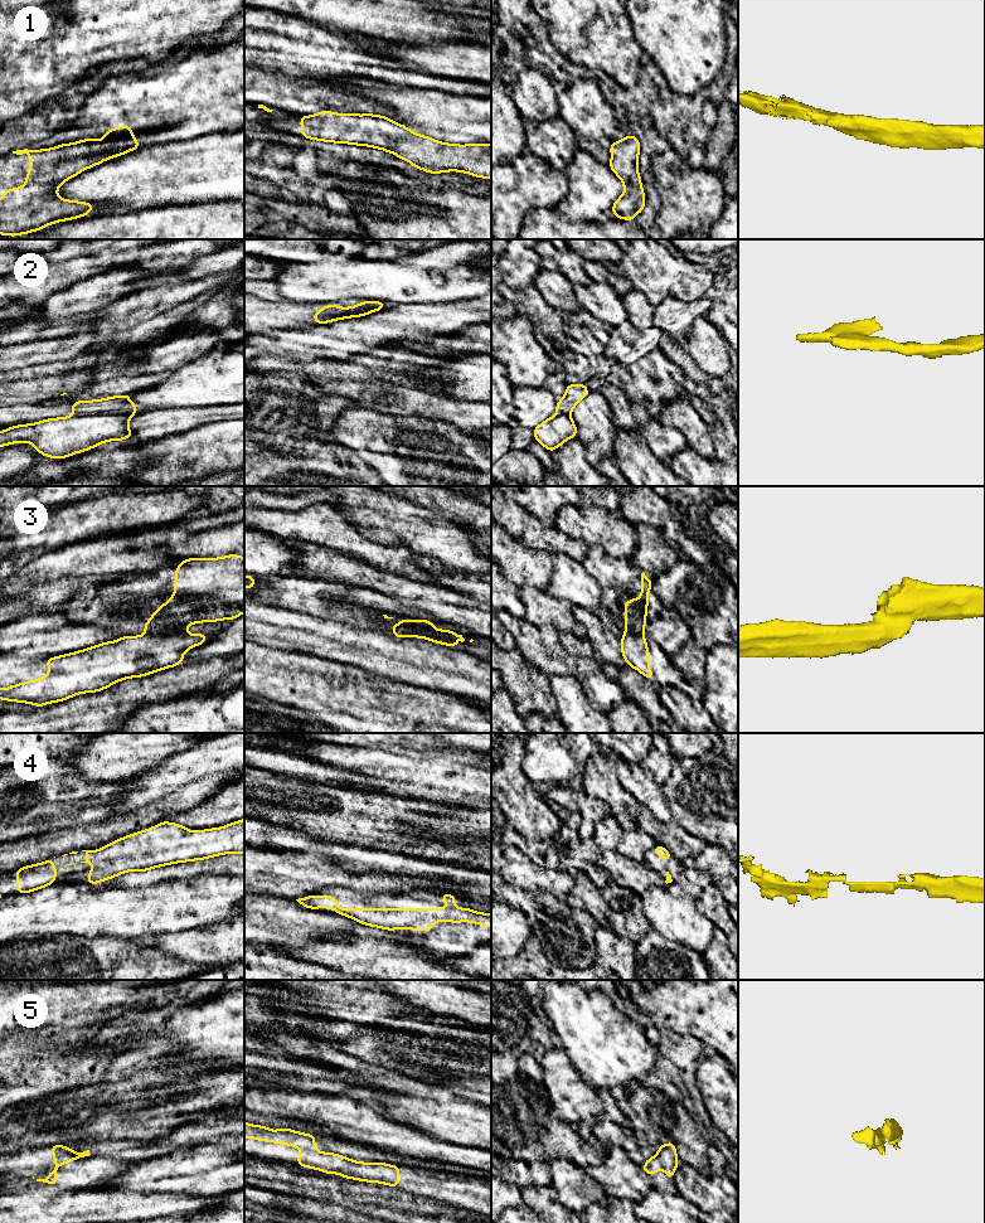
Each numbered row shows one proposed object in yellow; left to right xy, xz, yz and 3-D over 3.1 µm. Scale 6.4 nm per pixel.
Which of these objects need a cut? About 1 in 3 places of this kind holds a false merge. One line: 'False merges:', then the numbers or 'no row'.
False merges: 2, 3

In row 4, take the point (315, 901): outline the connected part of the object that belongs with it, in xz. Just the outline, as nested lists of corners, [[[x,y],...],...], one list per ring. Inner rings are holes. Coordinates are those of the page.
[[[310,896],[296,899],[306,908],[333,908],[334,913],[359,921],[362,924],[384,928],[387,931],[409,928],[428,931],[438,921],[472,922],[491,926],[491,913],[479,913],[470,908],[339,908],[338,898],[333,896]]]

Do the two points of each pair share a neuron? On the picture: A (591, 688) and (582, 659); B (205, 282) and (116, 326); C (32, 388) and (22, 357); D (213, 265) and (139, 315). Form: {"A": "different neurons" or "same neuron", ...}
{"A": "same neuron", "B": "same neuron", "C": "different neurons", "D": "different neurons"}

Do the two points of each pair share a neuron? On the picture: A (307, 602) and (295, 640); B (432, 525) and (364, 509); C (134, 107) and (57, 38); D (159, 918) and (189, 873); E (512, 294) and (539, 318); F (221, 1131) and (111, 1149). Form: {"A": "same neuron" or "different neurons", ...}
{"A": "different neurons", "B": "same neuron", "C": "different neurons", "D": "different neurons", "E": "same neuron", "F": "same neuron"}

